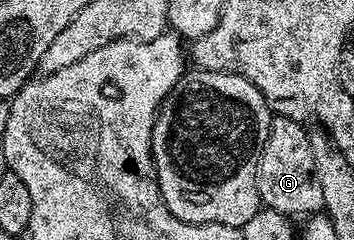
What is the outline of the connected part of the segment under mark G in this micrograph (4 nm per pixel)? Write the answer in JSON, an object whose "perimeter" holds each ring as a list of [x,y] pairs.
{"perimeter":[[[278,114],[271,119],[270,133],[258,156],[258,199],[271,212],[282,212],[291,218],[306,218],[323,211],[324,190],[320,190],[320,174],[316,174],[310,132],[297,122],[290,114]]]}

